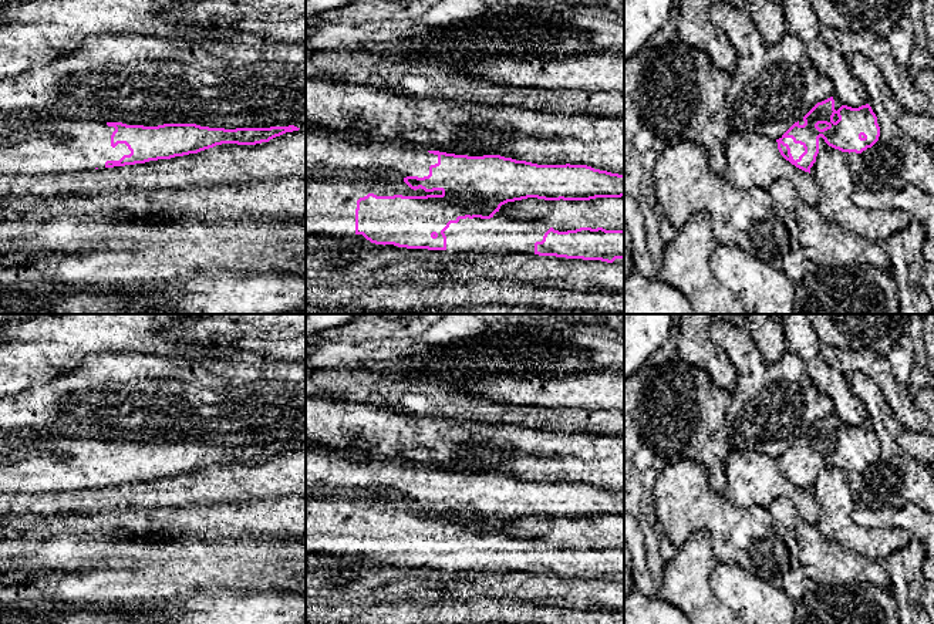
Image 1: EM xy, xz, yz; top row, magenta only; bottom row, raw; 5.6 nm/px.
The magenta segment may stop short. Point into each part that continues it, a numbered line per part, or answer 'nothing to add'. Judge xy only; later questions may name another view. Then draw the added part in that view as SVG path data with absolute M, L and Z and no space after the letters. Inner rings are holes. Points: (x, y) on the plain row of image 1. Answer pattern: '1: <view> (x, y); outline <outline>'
1: xy (64, 464); outline M43 436L40 451L27 445L0 445L0 493L26 492L74 492L81 489L104 488L107 479L119 479L131 469L125 462L111 465L114 445L100 439Z

